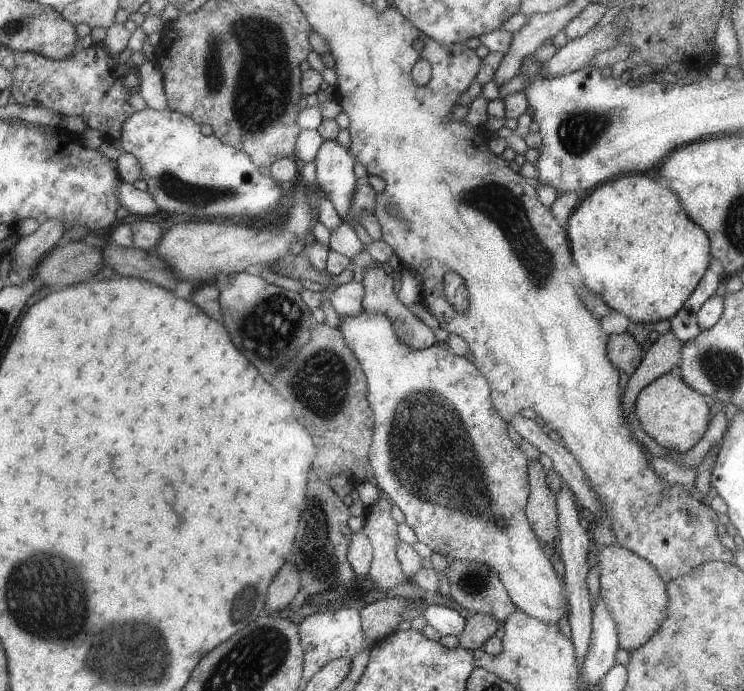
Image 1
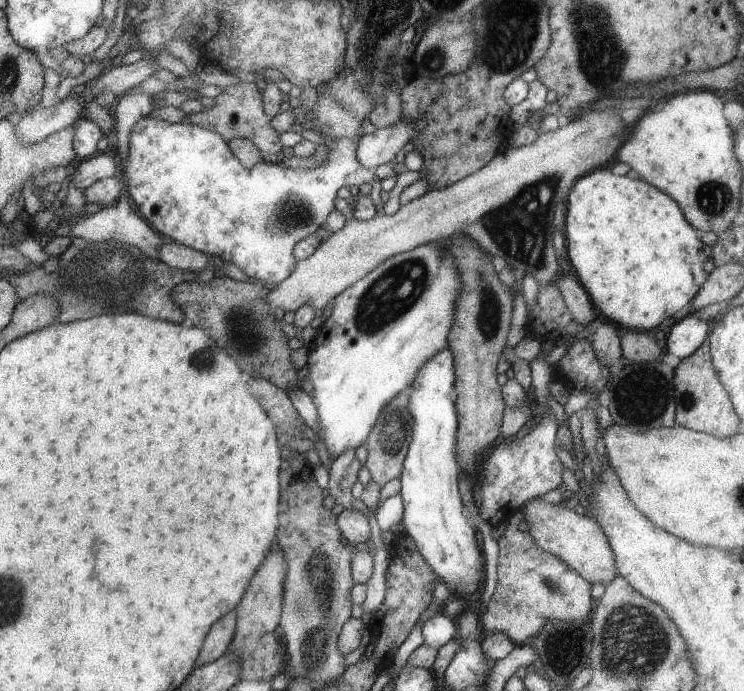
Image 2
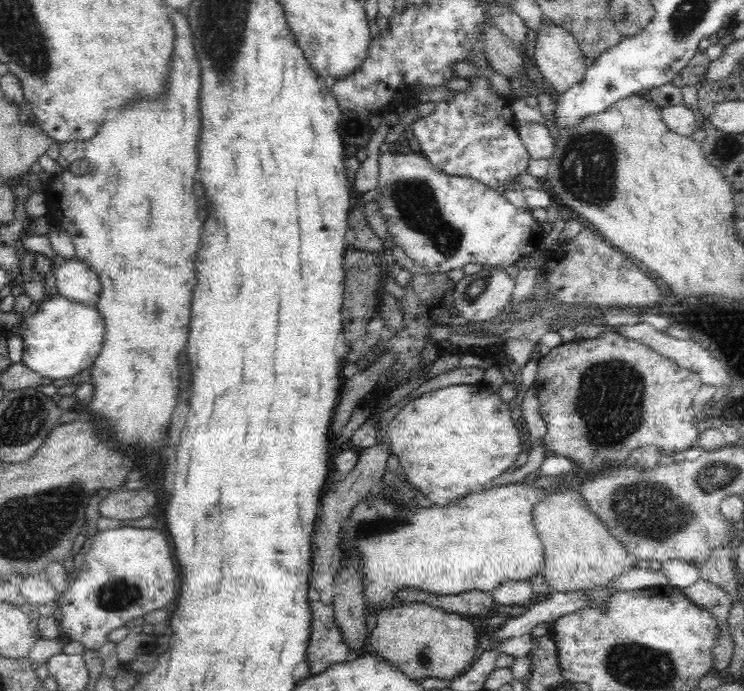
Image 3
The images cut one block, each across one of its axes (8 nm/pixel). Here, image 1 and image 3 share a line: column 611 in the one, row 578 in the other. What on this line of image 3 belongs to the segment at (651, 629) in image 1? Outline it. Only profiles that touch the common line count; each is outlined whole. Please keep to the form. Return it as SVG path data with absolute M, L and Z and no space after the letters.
M558 486L550 490L550 494L533 506L531 517L544 546L543 575L553 592L582 591L589 596L587 607L601 607L616 592L608 584L638 566L627 548L611 536L600 517L588 507L588 501L574 492L574 488Z

